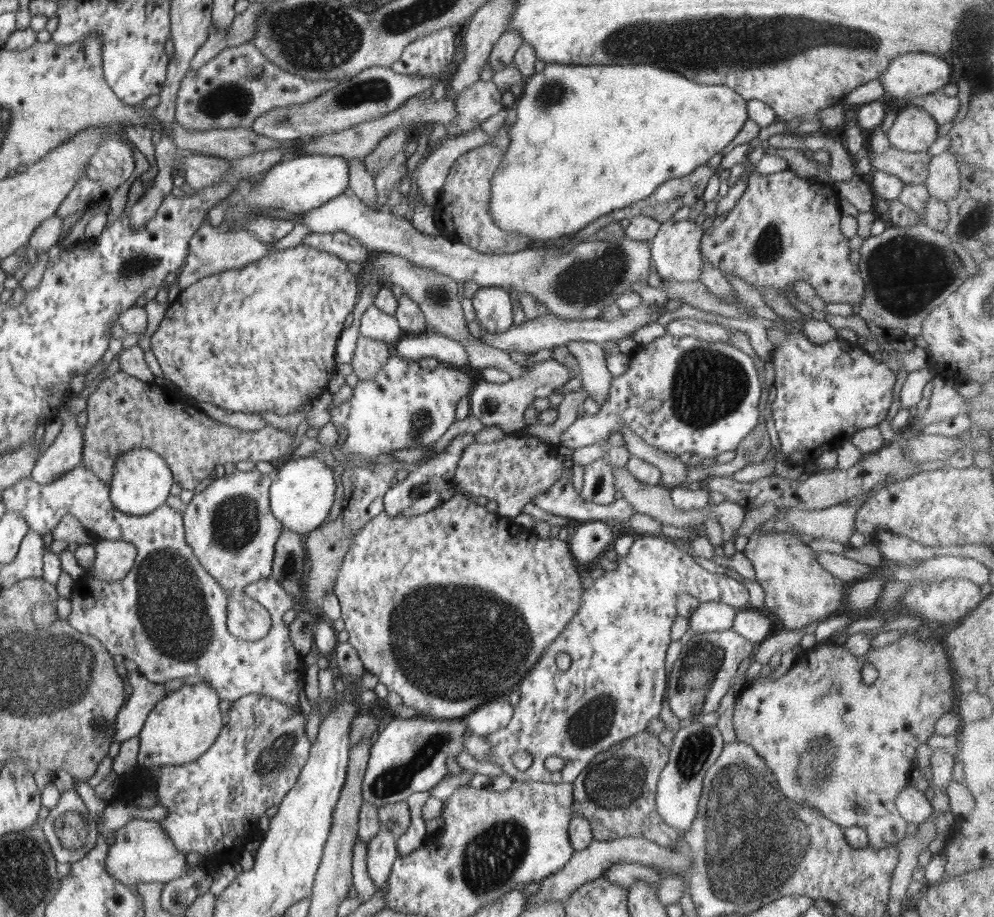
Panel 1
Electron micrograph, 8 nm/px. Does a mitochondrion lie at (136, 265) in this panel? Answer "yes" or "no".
yes

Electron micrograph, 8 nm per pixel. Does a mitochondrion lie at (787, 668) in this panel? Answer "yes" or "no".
no

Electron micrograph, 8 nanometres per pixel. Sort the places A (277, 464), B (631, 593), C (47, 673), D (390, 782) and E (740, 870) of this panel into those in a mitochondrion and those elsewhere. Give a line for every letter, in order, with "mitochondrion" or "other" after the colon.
A: other
B: other
C: mitochondrion
D: mitochondrion
E: mitochondrion

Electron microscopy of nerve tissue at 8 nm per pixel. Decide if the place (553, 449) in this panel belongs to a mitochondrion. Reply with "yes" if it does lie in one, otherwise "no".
no

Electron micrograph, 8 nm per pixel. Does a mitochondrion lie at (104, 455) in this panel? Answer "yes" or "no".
yes

